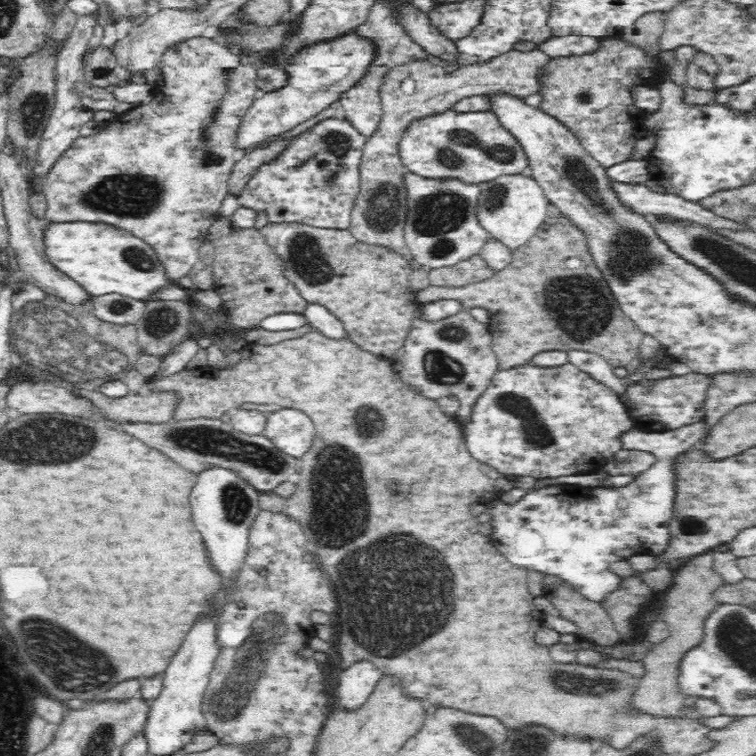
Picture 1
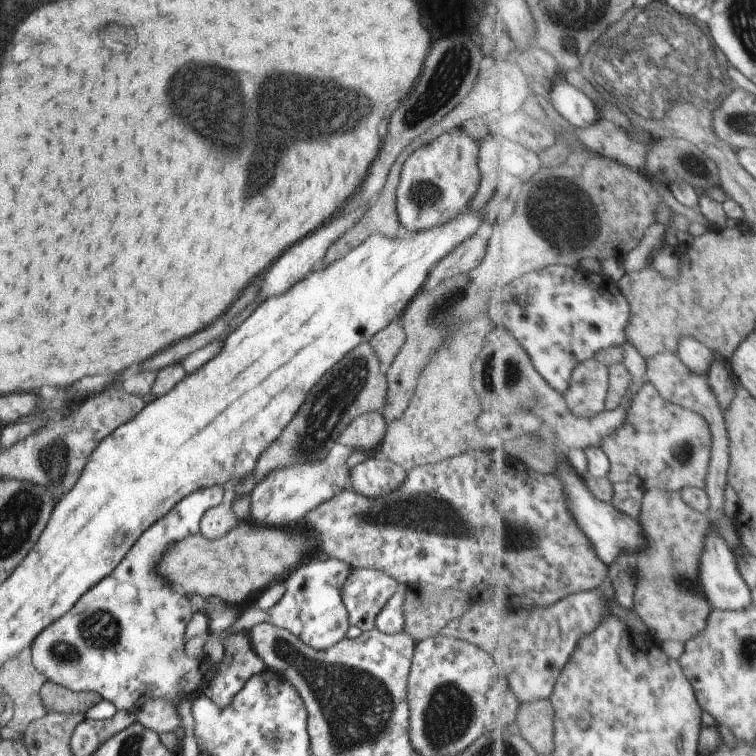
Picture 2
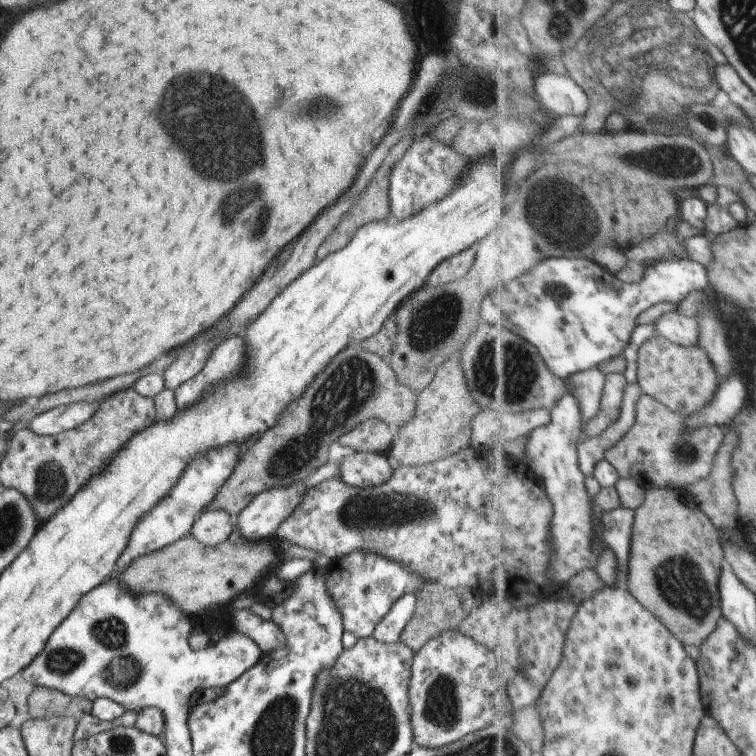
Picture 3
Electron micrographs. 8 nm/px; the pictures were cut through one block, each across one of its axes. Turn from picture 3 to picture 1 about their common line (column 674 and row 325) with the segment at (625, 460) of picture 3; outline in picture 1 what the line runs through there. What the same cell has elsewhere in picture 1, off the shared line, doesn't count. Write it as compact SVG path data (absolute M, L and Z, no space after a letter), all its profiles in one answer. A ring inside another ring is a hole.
M466 309L440 320L417 315L412 321L412 331L398 349L386 358L398 375L398 380L406 388L426 398L454 395L460 404L461 425L469 425L472 422L473 406L486 392L494 373L499 369L489 325L474 320Z

